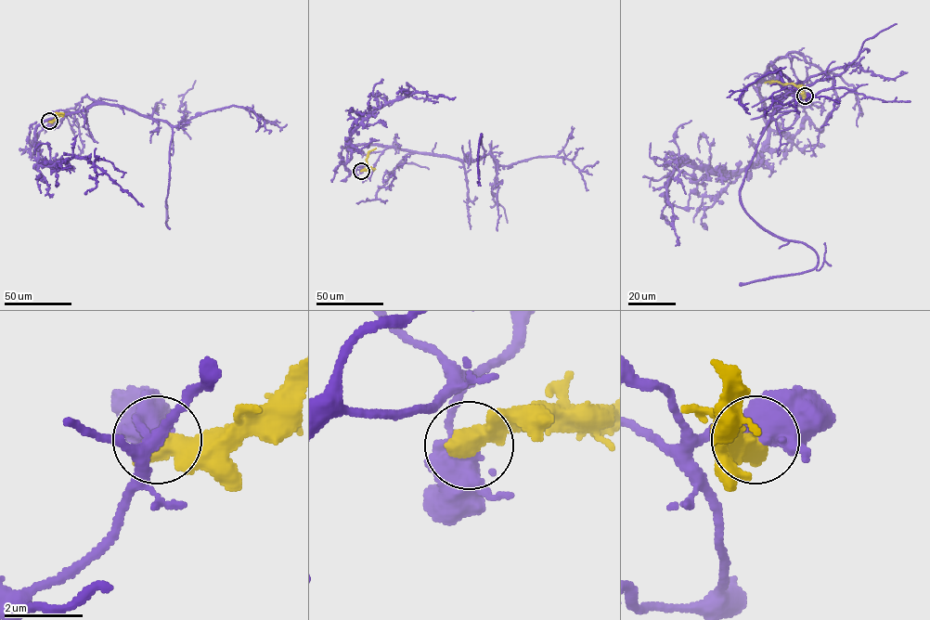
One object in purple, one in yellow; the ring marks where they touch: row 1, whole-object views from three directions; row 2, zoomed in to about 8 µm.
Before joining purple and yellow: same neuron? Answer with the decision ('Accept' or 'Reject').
Reject

